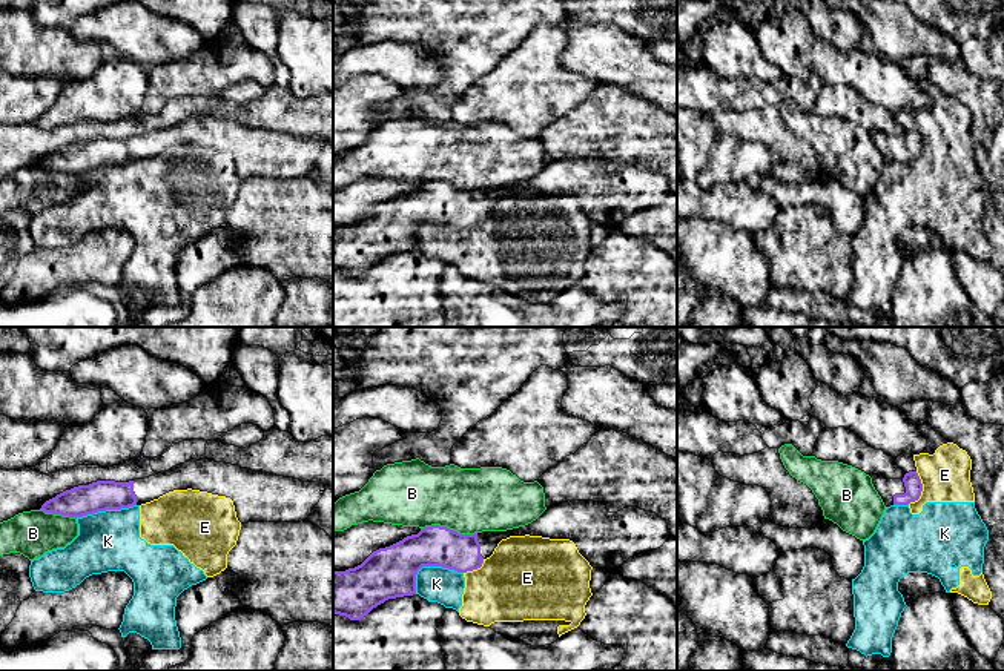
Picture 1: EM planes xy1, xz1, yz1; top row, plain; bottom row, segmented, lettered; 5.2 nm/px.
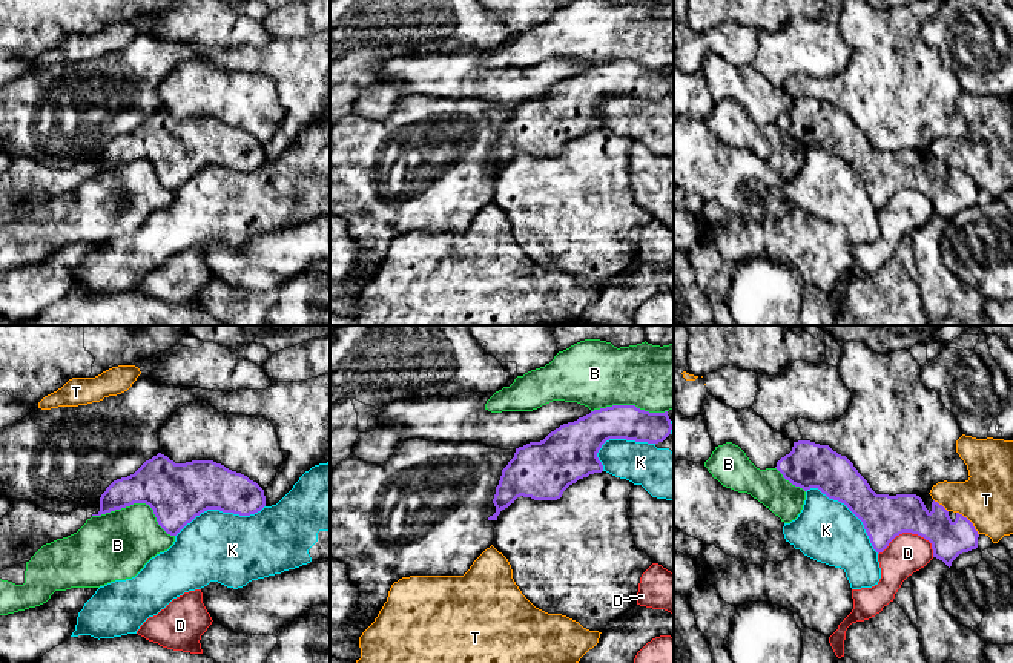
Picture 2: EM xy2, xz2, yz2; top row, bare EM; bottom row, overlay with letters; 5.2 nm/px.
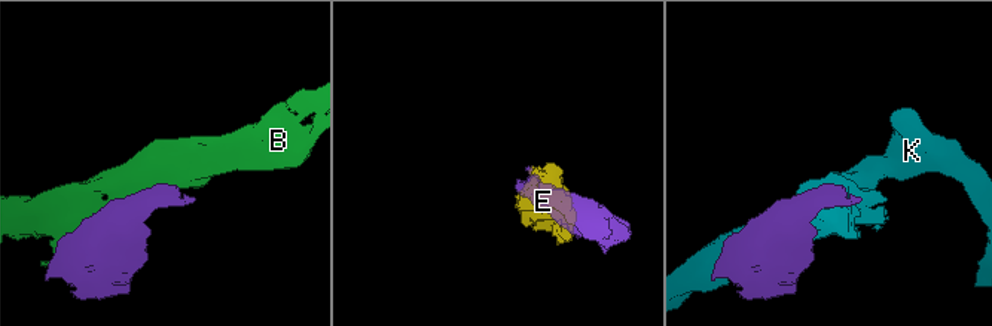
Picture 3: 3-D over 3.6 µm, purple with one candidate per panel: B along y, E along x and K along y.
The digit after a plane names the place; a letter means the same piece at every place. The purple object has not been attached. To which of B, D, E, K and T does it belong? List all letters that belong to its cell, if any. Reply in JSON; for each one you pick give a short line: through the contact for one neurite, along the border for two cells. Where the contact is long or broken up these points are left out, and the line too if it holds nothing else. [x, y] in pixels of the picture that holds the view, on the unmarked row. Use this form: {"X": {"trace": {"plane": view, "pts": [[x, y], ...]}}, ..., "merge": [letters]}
{"merge": []}

